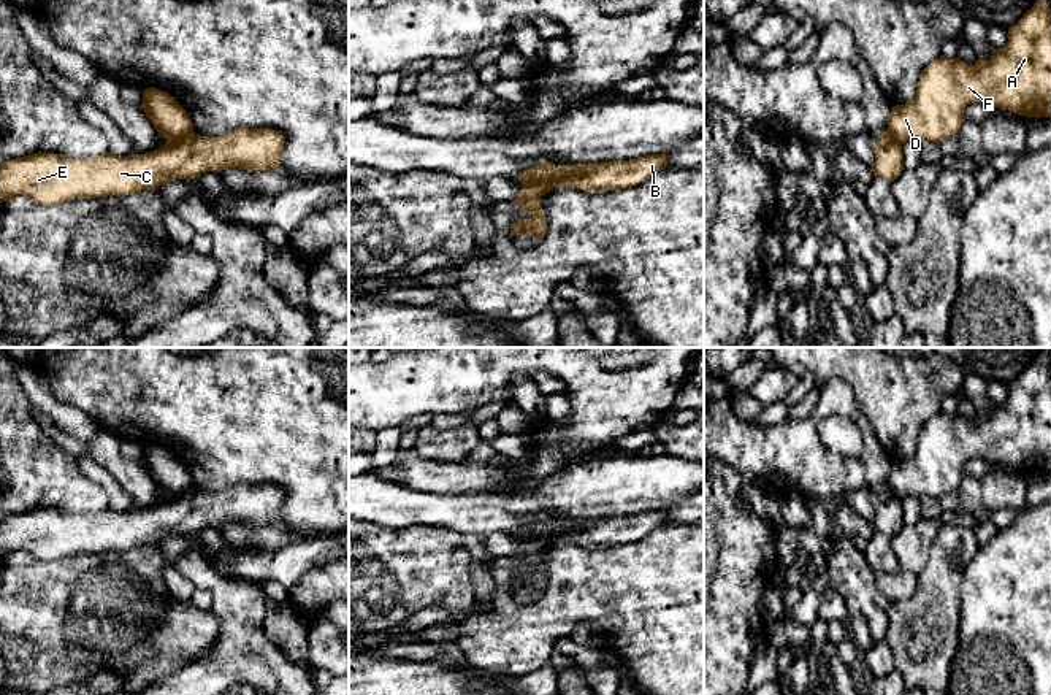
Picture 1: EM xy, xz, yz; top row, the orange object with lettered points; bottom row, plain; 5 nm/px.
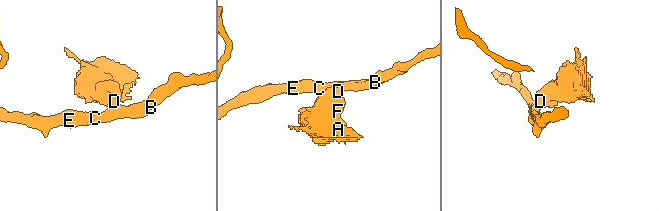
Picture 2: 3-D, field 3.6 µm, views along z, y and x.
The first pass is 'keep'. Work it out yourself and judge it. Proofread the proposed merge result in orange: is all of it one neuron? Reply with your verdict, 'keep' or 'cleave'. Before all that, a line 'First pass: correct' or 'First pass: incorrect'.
First pass: incorrect
cleave

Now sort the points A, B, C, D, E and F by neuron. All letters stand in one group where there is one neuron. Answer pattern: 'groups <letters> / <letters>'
groups A D F / B C E

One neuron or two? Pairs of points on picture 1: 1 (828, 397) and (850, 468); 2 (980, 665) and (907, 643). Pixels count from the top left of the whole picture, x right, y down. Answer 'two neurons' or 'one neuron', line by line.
1: one neuron
2: two neurons

